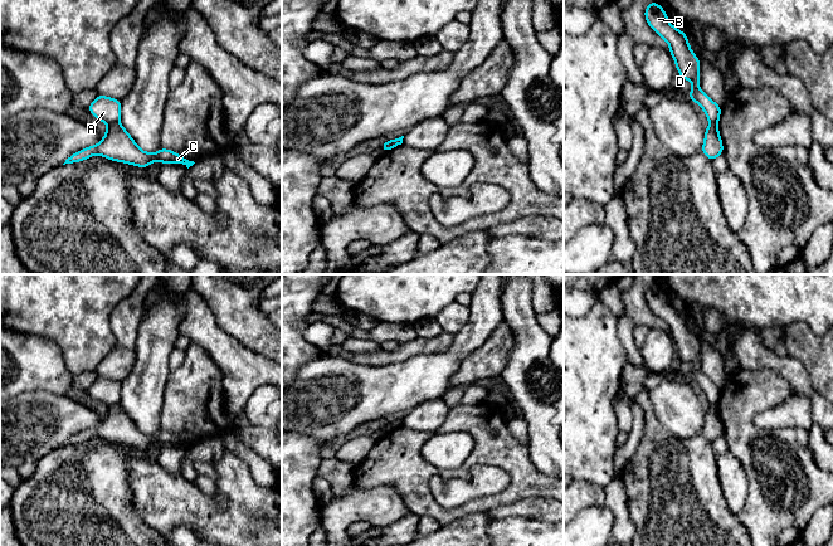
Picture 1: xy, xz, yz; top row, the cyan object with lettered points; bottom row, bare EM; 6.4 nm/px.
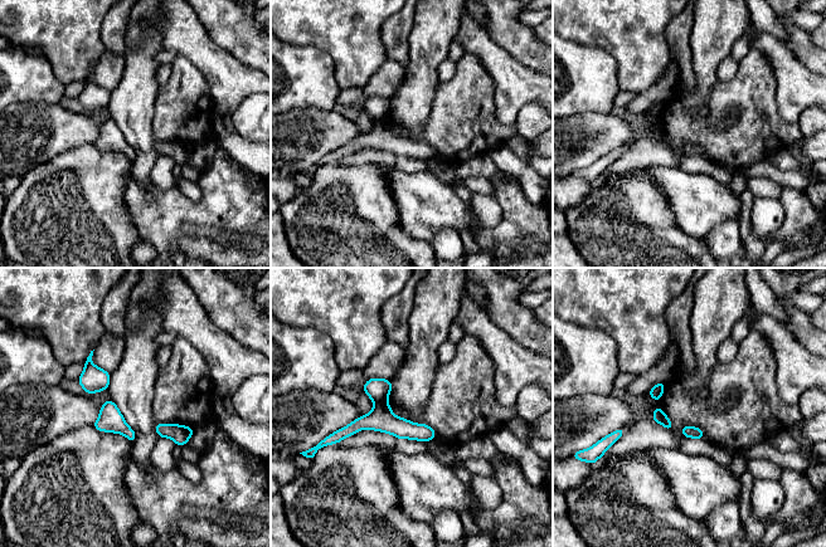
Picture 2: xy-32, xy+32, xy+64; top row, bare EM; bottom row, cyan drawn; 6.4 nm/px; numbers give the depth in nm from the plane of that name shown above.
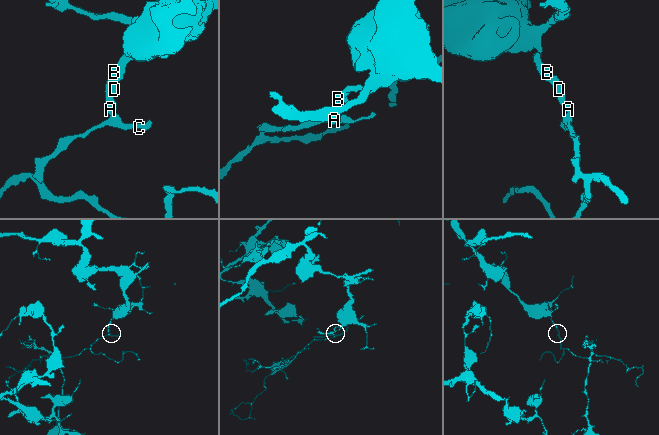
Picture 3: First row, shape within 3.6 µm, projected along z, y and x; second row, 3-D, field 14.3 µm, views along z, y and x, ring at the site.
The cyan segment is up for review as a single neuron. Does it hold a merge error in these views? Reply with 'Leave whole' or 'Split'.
Split

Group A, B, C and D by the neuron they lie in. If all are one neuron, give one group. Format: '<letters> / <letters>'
A B D / C

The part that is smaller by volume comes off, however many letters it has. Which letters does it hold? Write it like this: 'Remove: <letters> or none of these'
Remove: C

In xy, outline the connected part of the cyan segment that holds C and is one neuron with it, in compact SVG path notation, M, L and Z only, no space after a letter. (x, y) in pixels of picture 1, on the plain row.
M120 404L107 409L104 419L99 425L75 434L63 447L79 444L93 437L101 437L113 443L140 449L147 449L154 443L184 445L187 450L195 445L194 443L182 440L177 434L166 430L160 430L156 435L142 433Z

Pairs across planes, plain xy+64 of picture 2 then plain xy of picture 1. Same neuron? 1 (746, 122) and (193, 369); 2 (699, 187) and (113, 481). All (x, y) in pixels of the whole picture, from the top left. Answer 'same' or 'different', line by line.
1: same
2: different

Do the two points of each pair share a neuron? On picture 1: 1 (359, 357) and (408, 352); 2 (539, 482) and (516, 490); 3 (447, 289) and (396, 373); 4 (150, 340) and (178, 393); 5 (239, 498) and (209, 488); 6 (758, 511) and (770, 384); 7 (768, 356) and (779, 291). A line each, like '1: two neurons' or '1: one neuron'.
1: one neuron
2: one neuron
3: two neurons
4: two neurons
5: two neurons
6: one neuron
7: two neurons

